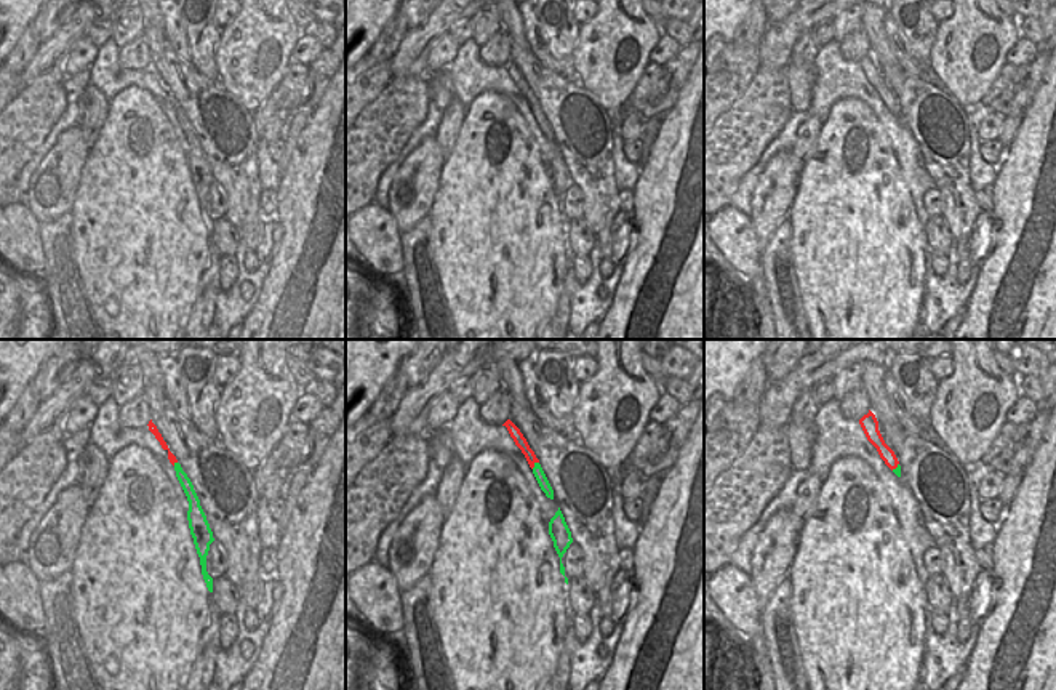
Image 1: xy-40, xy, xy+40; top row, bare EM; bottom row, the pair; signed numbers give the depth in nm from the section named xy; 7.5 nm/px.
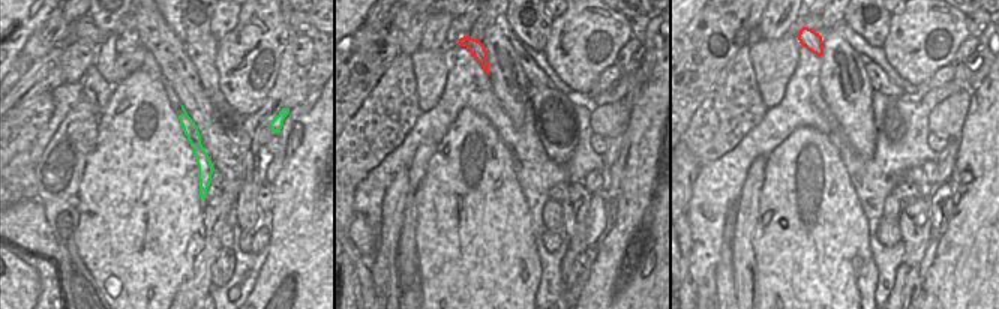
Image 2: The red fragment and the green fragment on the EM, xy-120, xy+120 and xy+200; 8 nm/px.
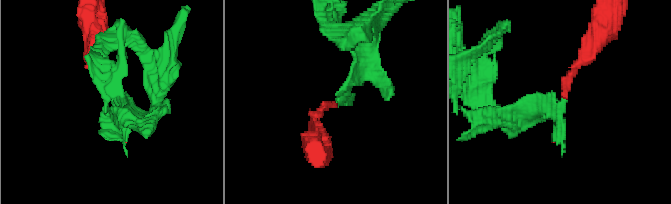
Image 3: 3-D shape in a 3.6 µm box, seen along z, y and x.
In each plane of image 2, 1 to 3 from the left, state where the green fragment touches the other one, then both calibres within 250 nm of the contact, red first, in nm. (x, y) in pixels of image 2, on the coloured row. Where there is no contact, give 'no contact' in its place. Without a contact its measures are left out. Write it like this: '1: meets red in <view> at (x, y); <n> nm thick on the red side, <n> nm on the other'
1: no contact
2: no contact
3: no contact

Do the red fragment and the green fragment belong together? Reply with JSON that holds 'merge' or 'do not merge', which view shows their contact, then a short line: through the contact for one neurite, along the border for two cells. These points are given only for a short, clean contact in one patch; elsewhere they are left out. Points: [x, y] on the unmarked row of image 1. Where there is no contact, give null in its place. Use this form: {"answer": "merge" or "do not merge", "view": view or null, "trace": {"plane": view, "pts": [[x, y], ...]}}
{"answer": "do not merge", "view": "xy"}

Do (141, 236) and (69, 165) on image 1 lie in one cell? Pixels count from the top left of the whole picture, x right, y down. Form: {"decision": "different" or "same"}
{"decision": "different"}

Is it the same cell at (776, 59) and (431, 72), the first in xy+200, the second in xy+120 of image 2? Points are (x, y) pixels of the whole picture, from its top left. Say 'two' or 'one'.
one

